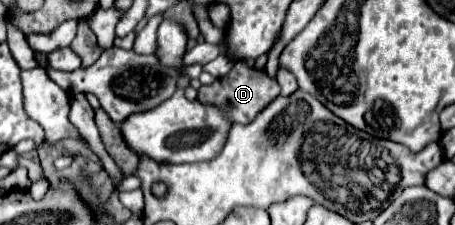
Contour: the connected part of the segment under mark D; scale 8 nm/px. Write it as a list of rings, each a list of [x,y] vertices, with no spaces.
[[[238,61],[226,77],[220,77],[212,85],[198,89],[198,99],[202,103],[214,103],[218,107],[224,107],[232,123],[250,123],[278,95],[280,95],[280,87],[276,79],[270,79],[264,71],[252,71],[244,67],[242,61]]]

